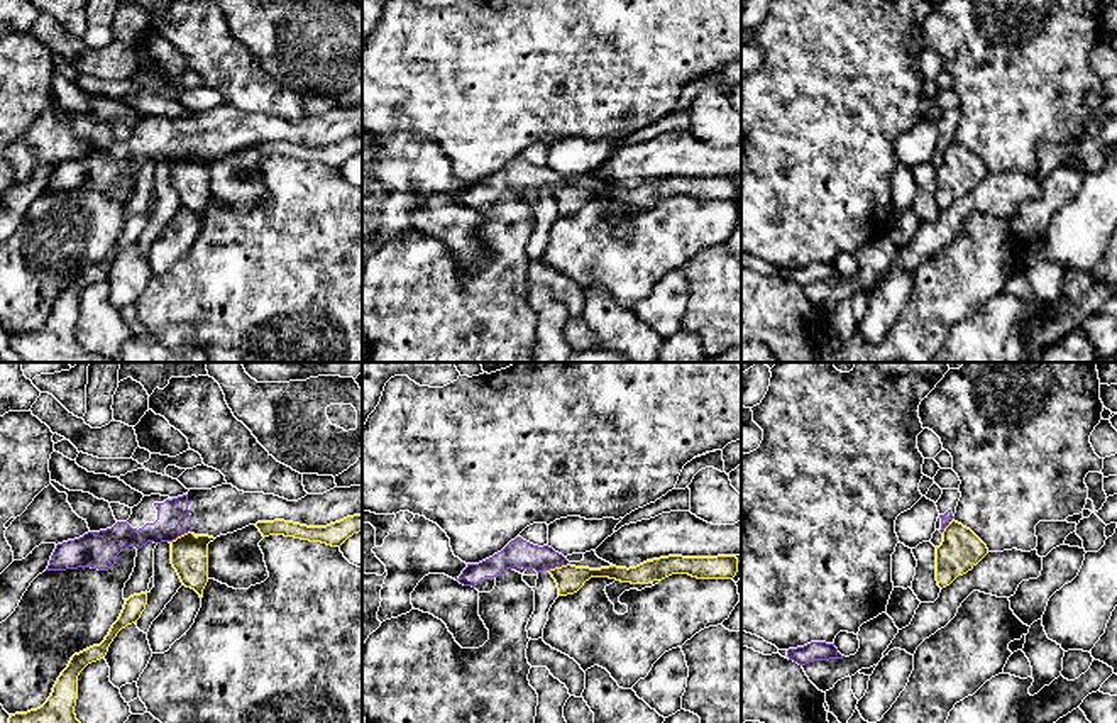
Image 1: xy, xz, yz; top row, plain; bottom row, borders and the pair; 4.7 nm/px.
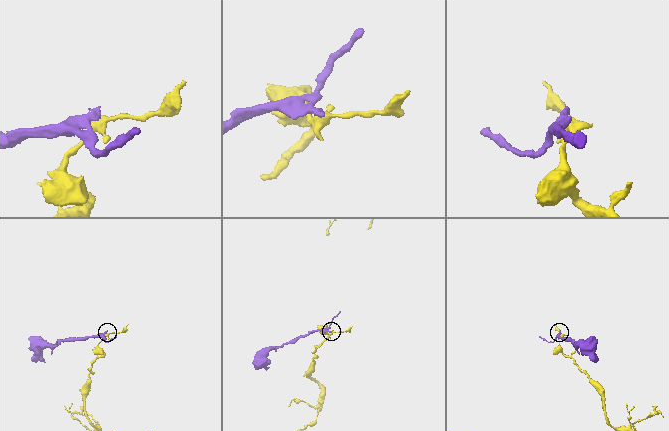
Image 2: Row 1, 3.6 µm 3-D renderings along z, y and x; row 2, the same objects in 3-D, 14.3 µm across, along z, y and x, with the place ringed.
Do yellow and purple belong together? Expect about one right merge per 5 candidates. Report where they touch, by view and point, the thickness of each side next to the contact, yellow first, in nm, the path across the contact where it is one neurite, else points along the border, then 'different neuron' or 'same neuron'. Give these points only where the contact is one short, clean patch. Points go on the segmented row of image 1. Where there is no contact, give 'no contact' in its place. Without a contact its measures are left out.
xy (181, 535) | 180/160 nm | along xy (190, 530), (170, 542) | different neuron

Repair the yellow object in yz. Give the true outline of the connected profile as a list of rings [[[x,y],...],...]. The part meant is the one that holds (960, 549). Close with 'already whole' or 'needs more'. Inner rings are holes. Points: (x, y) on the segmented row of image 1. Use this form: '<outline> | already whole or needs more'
[[[951,522],[936,547],[936,581],[943,589],[971,571],[988,554],[987,545],[966,527]]] | already whole

